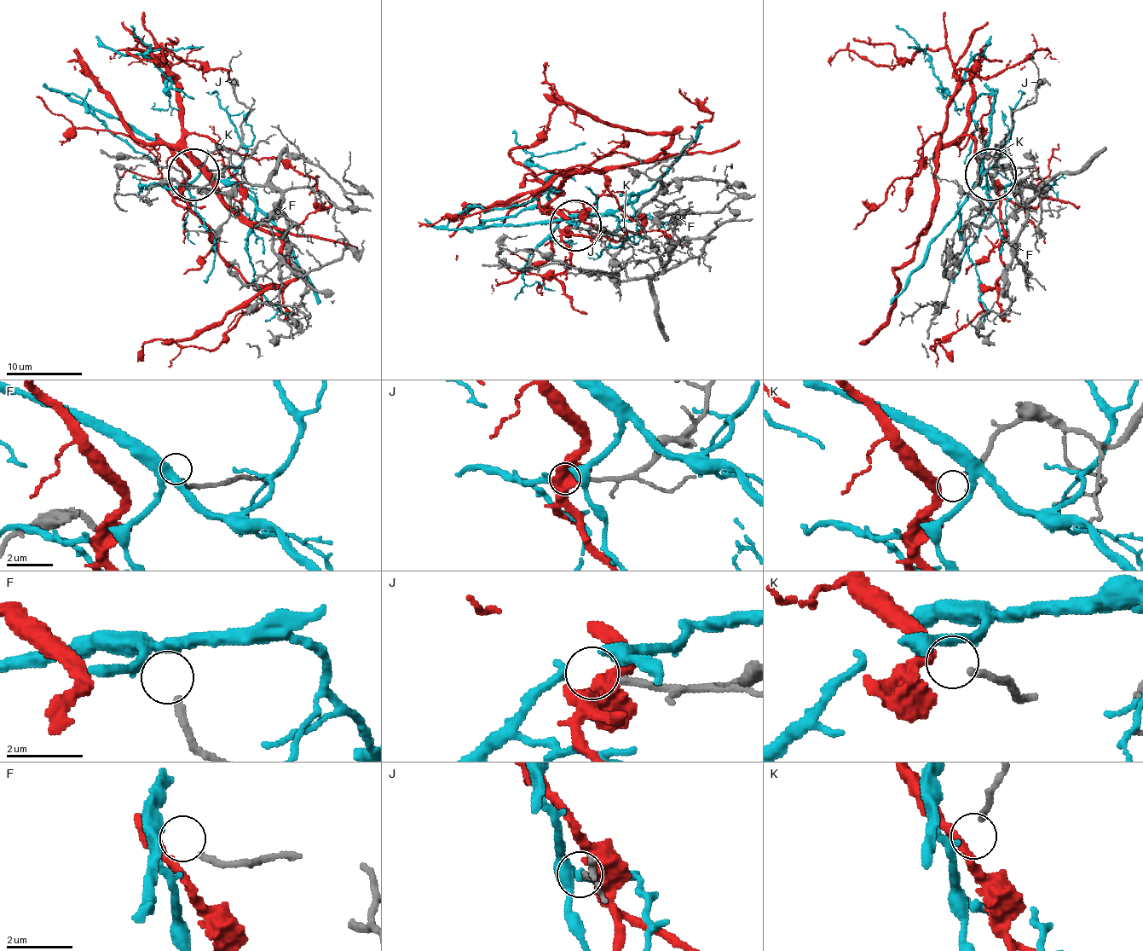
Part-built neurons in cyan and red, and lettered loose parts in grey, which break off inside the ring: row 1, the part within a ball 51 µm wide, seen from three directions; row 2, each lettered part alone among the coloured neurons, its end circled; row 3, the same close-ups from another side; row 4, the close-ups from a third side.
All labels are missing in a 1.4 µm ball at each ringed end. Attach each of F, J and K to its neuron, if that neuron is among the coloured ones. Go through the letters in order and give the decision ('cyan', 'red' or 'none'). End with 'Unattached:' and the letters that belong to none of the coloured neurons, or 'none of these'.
F: none
J: none
K: red
Unattached: F, J

